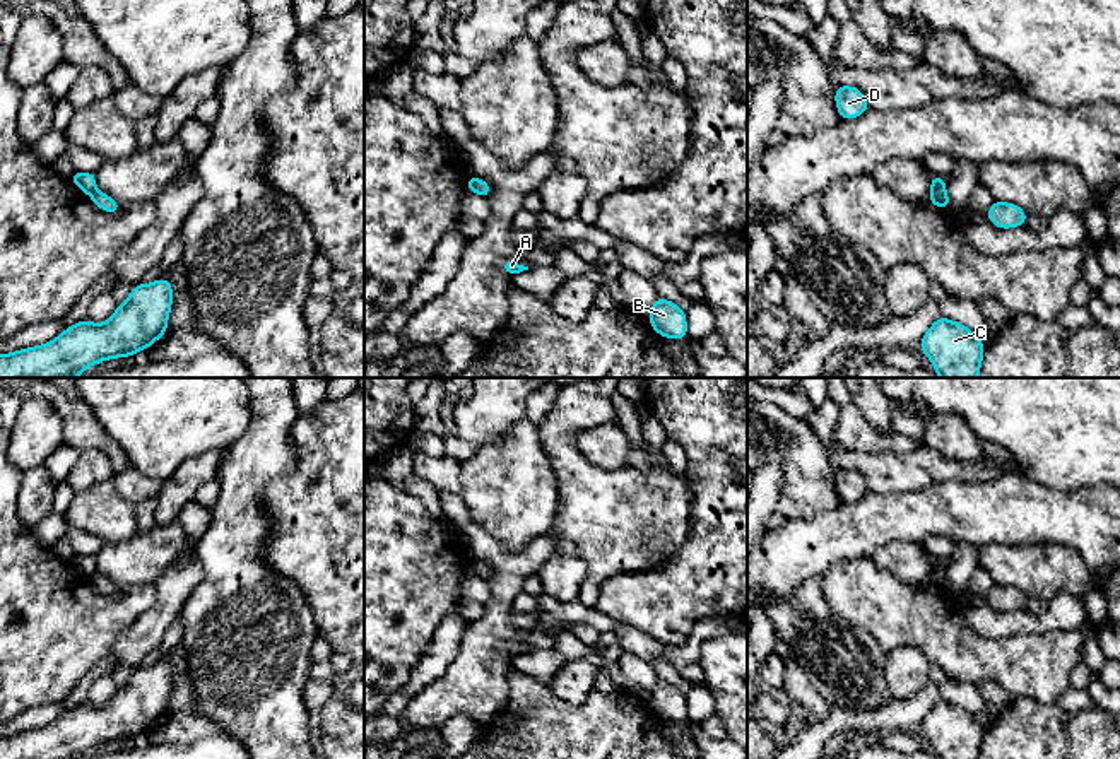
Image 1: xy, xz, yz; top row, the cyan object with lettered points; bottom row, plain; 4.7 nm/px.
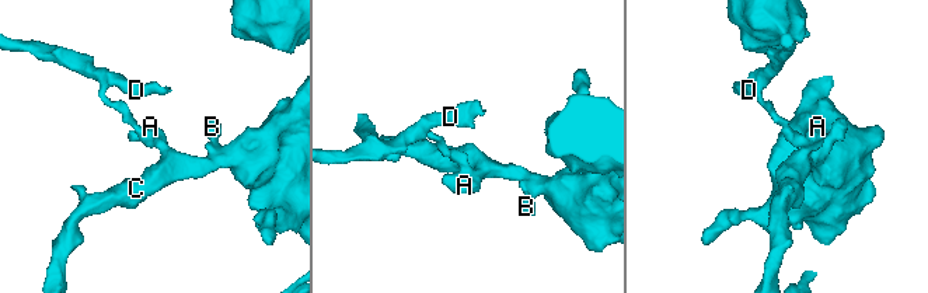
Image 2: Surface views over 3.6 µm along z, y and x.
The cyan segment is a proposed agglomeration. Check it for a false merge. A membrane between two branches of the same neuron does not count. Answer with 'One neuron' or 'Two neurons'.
Two neurons

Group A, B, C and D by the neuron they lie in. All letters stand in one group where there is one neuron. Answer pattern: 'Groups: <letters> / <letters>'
Groups: A B C / D

